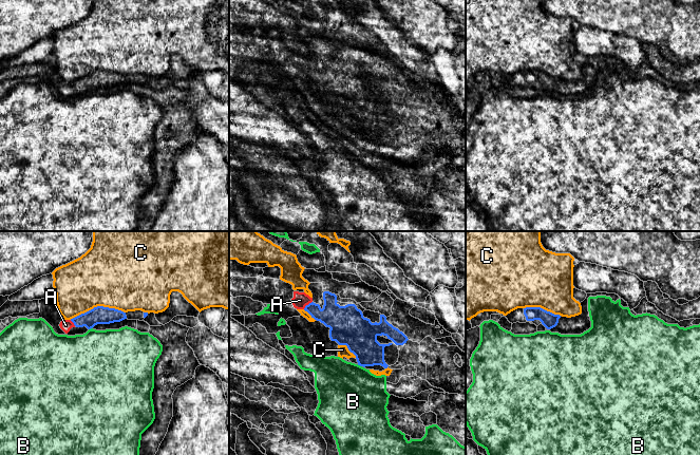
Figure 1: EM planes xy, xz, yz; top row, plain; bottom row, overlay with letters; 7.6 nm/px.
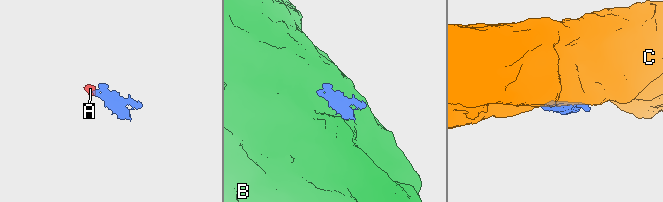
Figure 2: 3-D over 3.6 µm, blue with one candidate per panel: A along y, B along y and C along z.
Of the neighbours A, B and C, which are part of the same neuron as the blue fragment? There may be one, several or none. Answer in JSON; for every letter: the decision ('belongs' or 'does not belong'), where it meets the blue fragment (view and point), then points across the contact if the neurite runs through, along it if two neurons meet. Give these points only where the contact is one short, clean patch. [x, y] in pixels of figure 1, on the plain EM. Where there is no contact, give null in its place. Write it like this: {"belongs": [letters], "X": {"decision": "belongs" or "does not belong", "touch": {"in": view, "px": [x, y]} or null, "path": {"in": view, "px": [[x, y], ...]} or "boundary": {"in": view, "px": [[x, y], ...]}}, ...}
{"belongs": ["A"], "A": {"decision": "belongs", "touch": {"in": "xz", "px": [308, 68]}}, "B": {"decision": "does not belong", "touch": {"in": "xz", "px": [359, 128]}}, "C": {"decision": "does not belong", "touch": {"in": "xy", "px": [97, 70]}}}

